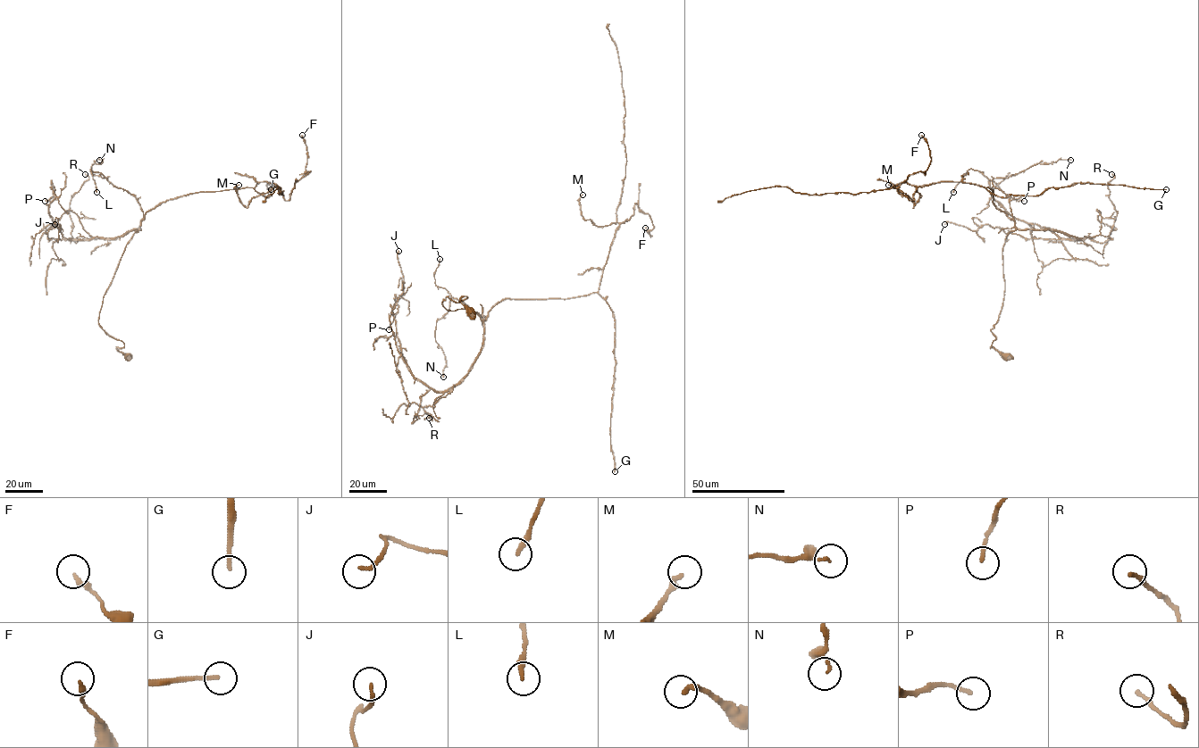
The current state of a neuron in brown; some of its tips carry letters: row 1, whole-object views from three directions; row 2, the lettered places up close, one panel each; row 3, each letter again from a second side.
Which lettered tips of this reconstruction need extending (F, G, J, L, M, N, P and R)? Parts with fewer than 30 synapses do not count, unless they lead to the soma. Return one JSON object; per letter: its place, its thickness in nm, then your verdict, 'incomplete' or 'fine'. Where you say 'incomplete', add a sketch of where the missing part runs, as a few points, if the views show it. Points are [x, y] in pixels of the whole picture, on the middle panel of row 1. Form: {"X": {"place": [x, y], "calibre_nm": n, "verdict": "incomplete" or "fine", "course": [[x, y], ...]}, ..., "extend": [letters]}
{"F": {"place": [645, 228], "calibre_nm": 200, "verdict": "fine"}, "G": {"place": [615, 471], "calibre_nm": 190, "verdict": "incomplete"}, "J": {"place": [398, 251], "calibre_nm": 160, "verdict": "fine"}, "L": {"place": [440, 259], "calibre_nm": 240, "verdict": "fine"}, "M": {"place": [582, 195], "calibre_nm": 240, "verdict": "fine"}, "N": {"place": [443, 377], "calibre_nm": 120, "verdict": "fine"}, "P": {"place": [389, 329], "calibre_nm": 160, "verdict": "fine"}, "R": {"place": [429, 418], "calibre_nm": 190, "verdict": "fine"}, "extend": ["G"]}

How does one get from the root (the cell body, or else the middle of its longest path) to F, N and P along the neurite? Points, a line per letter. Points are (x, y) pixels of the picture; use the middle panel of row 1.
F: (471, 311), (466, 296), (442, 301), (483, 321), (506, 298), (597, 293), (636, 203), (650, 237), (645, 228)
N: (471, 311), (460, 300), (466, 296), (442, 301), (447, 310), (487, 318), (450, 298), (435, 329), (443, 377)
P: (471, 311), (466, 296), (442, 301), (484, 329), (473, 368), (444, 391), (402, 356), (396, 295), (389, 329)

